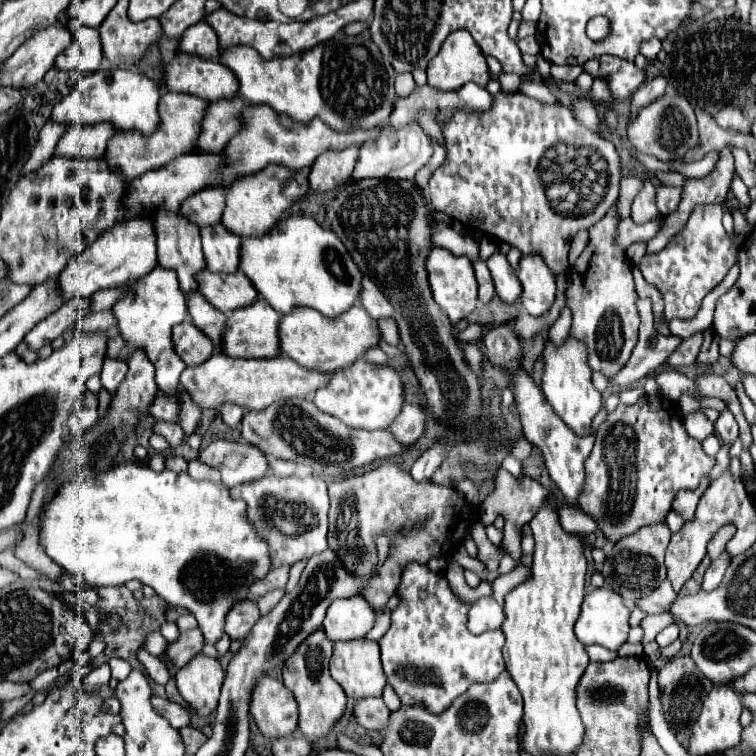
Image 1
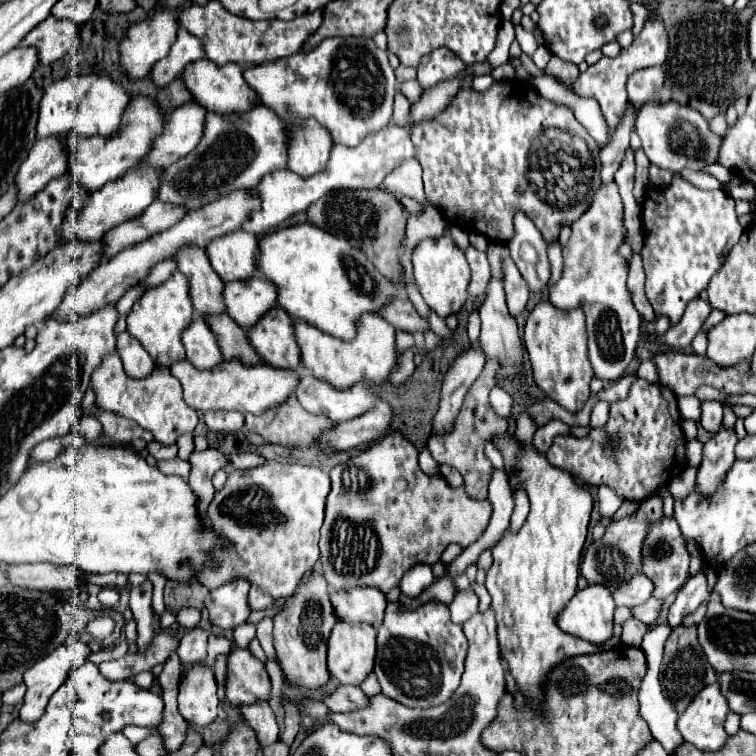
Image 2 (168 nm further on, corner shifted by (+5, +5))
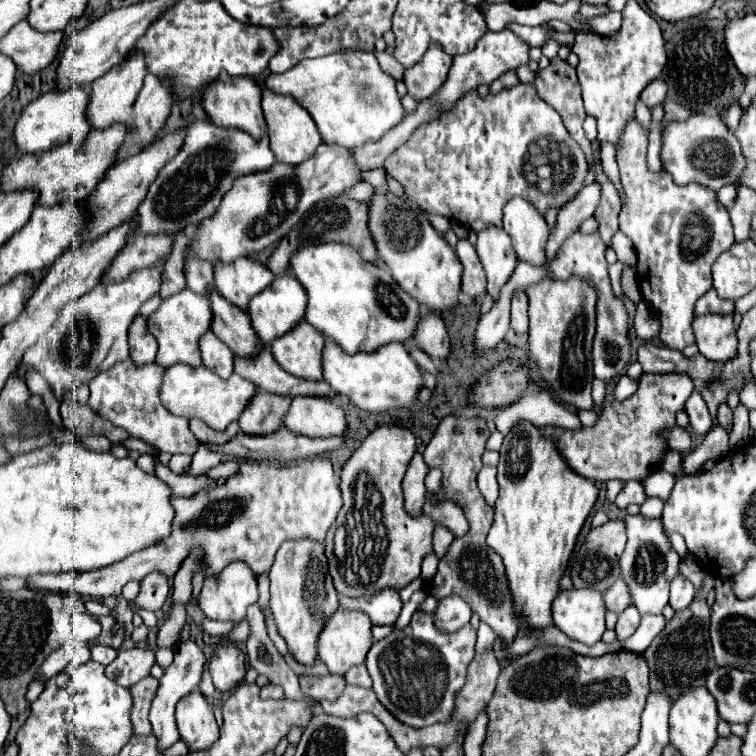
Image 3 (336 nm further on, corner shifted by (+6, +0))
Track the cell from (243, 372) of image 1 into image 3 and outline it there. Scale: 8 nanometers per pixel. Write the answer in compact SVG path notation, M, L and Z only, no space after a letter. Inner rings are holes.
M172 364L166 368L162 378L160 402L176 416L184 416L188 420L200 418L210 428L224 430L230 422L238 420L244 406L248 404L248 398L252 398L254 392L256 388L252 386L252 382L246 382L238 374L232 374L228 380L222 380L218 374L212 374L212 370L208 370L206 366L192 368L188 364Z

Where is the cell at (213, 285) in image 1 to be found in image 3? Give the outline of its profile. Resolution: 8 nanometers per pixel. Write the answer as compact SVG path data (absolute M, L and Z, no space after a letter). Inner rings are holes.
M286 274L284 278L276 278L264 292L252 298L252 306L248 308L248 314L260 338L264 338L264 342L270 344L274 338L280 338L282 334L290 332L304 320L306 306L308 306L308 296L306 296L304 286L292 274Z

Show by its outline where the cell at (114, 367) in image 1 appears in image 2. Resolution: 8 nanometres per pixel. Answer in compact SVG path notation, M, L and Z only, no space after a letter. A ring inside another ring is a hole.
M109 353L93 371L91 385L97 395L97 407L119 413L123 417L131 417L143 429L149 429L155 435L155 439L163 445L173 445L179 435L191 433L197 425L197 411L183 401L181 383L175 381L168 367L156 366L145 379L127 379L121 365L121 357L117 353Z

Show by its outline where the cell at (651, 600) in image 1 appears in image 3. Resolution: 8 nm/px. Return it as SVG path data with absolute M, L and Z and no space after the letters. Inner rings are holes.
M616 580L614 586L610 586L606 592L604 592L604 604L606 604L606 610L610 612L616 612L620 614L622 610L626 610L630 606L630 598L628 598L628 588L624 586L624 580Z

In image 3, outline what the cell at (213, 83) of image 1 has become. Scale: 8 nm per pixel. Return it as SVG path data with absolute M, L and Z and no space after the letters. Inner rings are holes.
M224 73L220 75L218 80L212 82L202 88L199 92L199 98L202 98L202 106L208 112L210 120L216 122L216 126L224 126L224 128L236 128L242 132L252 134L254 138L262 138L266 134L266 120L262 114L262 90L260 86L249 76L231 77Z

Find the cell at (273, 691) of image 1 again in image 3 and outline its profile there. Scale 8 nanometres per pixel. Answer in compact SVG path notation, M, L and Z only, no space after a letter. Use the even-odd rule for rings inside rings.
M218 644L210 658L212 684L220 692L230 692L246 676L246 654L236 644Z

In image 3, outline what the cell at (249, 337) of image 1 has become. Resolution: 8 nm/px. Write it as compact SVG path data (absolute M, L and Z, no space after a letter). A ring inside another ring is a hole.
M308 322L272 342L276 362L290 374L306 380L322 380L324 336Z

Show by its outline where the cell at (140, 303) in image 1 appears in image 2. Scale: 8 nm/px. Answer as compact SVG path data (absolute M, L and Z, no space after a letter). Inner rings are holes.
M175 271L165 283L147 289L131 307L127 315L127 333L141 341L147 353L153 357L155 365L171 367L175 361L185 359L185 349L181 345L181 331L189 325L193 317L193 305L189 299L189 283L183 273Z

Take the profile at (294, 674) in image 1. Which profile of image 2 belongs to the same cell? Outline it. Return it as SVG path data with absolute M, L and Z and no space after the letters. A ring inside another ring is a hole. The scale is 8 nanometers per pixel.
M315 569L311 575L311 581L307 585L301 585L293 597L287 599L283 611L273 619L275 629L275 651L279 667L285 675L285 681L299 689L321 689L331 681L331 675L327 671L327 639L337 623L337 617L333 617L333 607L329 603L329 589L323 575Z

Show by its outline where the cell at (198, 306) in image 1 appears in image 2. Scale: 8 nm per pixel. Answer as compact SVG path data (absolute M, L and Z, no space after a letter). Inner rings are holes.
M227 313L205 315L203 319L217 337L217 347L223 357L241 357L251 365L261 363L261 359L253 353L253 349L249 349L245 331Z

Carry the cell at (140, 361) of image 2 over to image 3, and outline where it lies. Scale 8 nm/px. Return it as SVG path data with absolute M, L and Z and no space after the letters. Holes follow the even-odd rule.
M136 316L136 322L132 322L130 326L130 358L136 364L148 364L156 358L156 338L154 334L148 330L146 318L144 316Z

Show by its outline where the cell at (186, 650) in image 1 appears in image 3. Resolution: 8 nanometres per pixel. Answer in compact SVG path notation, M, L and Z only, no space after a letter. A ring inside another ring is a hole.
M140 648L120 650L118 658L106 666L106 674L116 684L130 688L136 682L140 682L142 678L146 678L150 674L152 666L154 666L152 664L152 650L140 650Z

